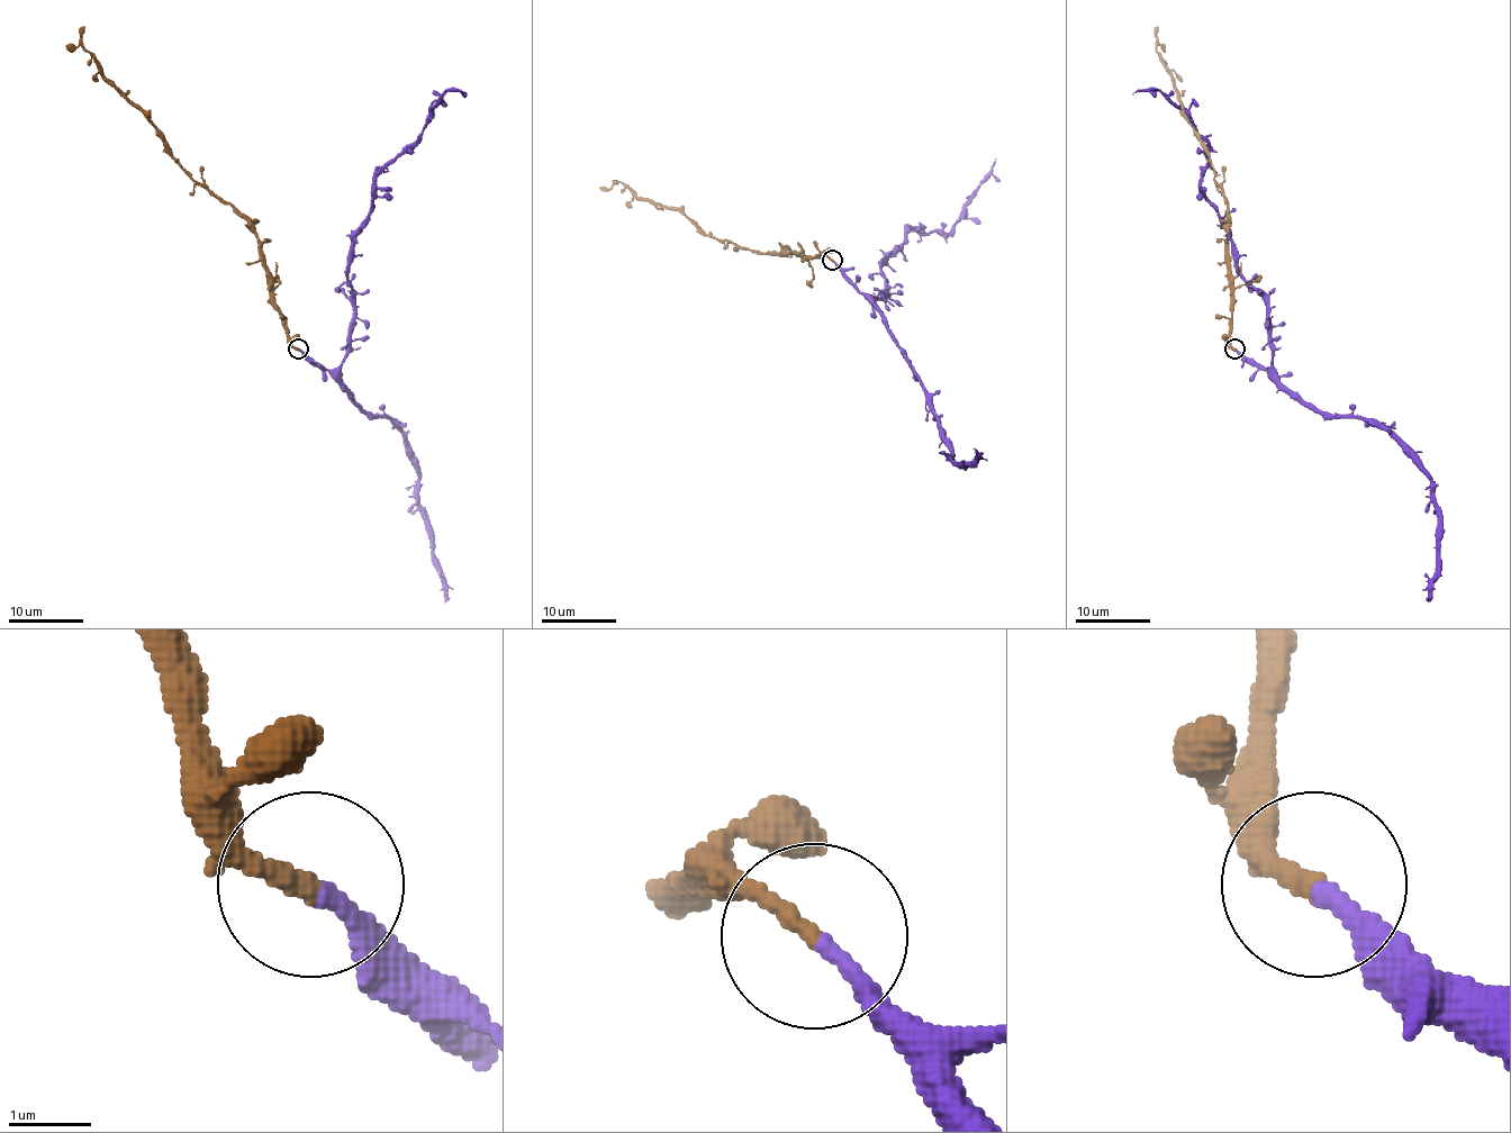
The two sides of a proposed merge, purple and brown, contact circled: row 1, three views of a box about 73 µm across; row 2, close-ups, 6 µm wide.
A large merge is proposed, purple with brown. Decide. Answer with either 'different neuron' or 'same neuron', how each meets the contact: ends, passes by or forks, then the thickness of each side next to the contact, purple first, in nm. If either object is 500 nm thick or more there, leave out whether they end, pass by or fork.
same neuron; purple ends there; brown ends there; 240 nm thick on the purple side, 240 nm on the other

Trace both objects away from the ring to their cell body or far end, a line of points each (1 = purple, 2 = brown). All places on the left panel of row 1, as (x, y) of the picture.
1: (299, 350), (336, 368), (355, 232), (376, 177), (446, 91), (462, 94)
2: (299, 350), (274, 300), (255, 229), (193, 179), (164, 134), (108, 80), (81, 42), (86, 27)

